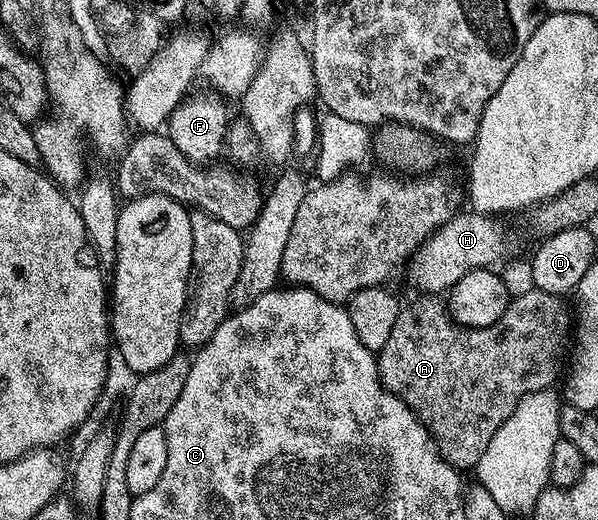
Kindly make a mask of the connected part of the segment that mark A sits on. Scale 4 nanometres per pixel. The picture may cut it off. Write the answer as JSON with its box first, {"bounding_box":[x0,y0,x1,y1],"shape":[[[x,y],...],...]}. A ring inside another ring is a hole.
{"bounding_box":[376,289,570,472],"shape":[[[534,289],[522,296],[512,298],[506,312],[502,312],[502,316],[494,324],[490,324],[486,328],[474,328],[472,330],[469,326],[459,326],[452,319],[443,297],[423,292],[417,293],[415,296],[417,298],[412,298],[409,302],[405,301],[401,305],[398,316],[394,320],[394,328],[390,331],[390,337],[386,339],[386,344],[378,352],[376,363],[380,373],[380,383],[391,394],[401,398],[419,416],[421,424],[432,433],[432,441],[436,444],[436,451],[444,457],[446,462],[461,472],[471,471],[478,464],[478,460],[482,460],[482,452],[486,452],[494,432],[498,432],[498,428],[502,428],[502,424],[506,424],[506,416],[510,416],[514,412],[514,408],[518,408],[518,404],[525,396],[557,385],[562,374],[562,367],[566,362],[566,351],[570,346],[570,310],[569,307],[568,310],[564,307],[565,299],[561,295]]]}

